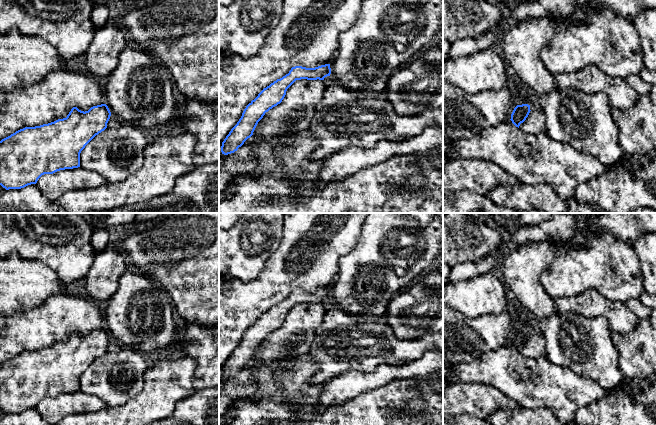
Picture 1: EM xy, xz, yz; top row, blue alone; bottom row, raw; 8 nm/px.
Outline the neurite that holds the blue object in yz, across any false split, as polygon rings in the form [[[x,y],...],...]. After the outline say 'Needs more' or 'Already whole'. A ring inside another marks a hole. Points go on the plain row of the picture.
[[[528,328],[517,329],[511,338],[510,344],[516,351],[519,352],[520,348],[528,341],[530,335],[530,329]]]. Already whole

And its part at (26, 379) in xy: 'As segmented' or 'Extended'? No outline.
As segmented

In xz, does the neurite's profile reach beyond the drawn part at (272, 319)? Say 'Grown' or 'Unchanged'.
Unchanged

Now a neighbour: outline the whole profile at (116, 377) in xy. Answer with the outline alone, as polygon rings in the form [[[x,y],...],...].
[[[122,346],[119,351],[106,352],[85,370],[80,377],[80,391],[100,398],[107,407],[122,406],[143,390],[144,374],[150,366],[144,354]]]

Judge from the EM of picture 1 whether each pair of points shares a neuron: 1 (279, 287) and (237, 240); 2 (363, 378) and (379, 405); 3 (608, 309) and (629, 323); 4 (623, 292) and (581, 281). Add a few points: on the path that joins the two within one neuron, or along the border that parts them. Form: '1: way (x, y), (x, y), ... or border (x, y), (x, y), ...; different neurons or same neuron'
1: border (276, 249), (255, 277), (241, 279); different neurons
2: border (392, 381), (348, 399); different neurons
3: way (613, 311), (624, 321); same neuron
4: way (613, 282), (591, 281); same neuron

